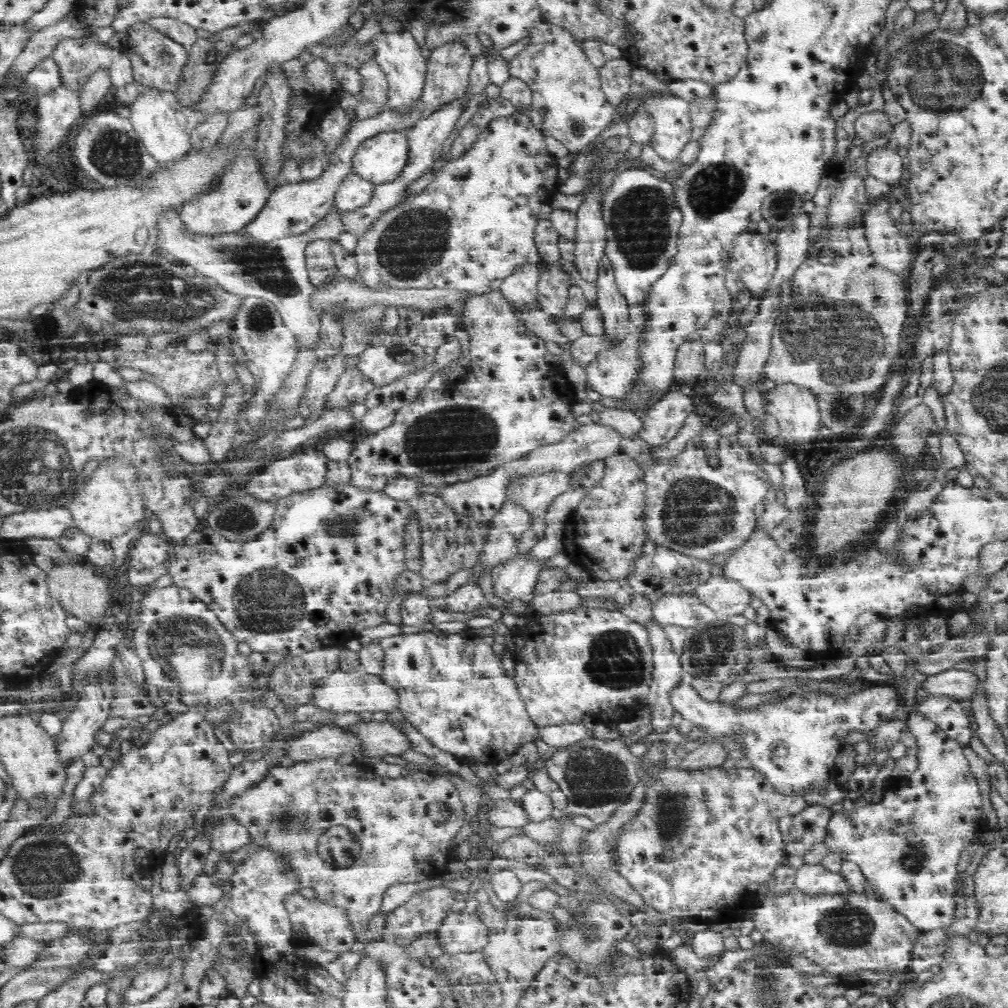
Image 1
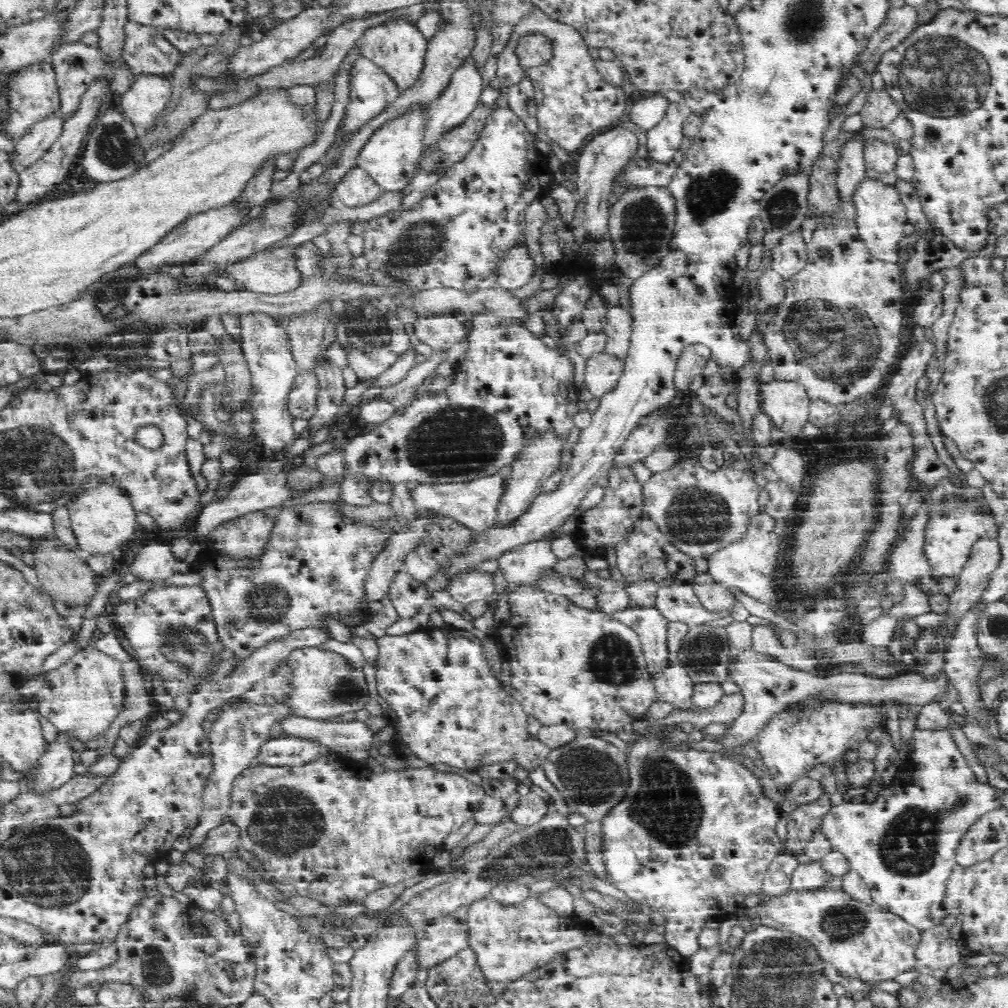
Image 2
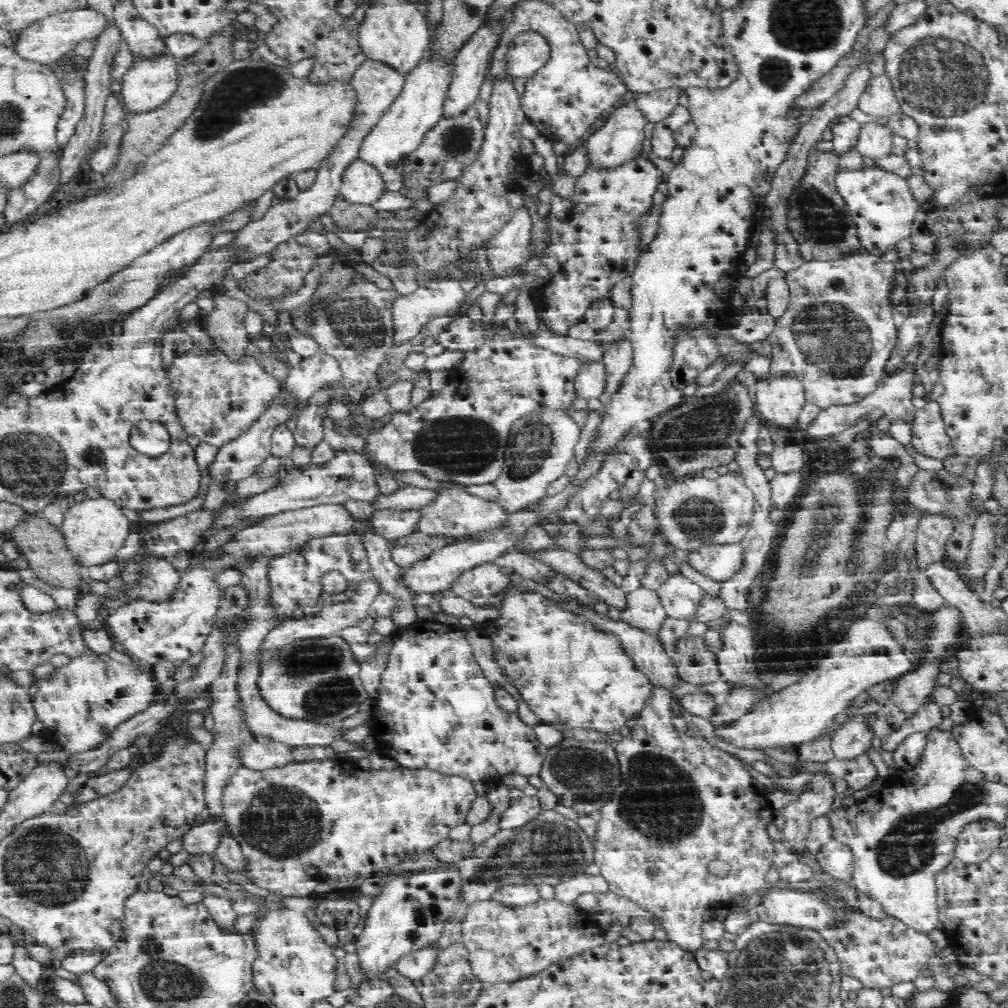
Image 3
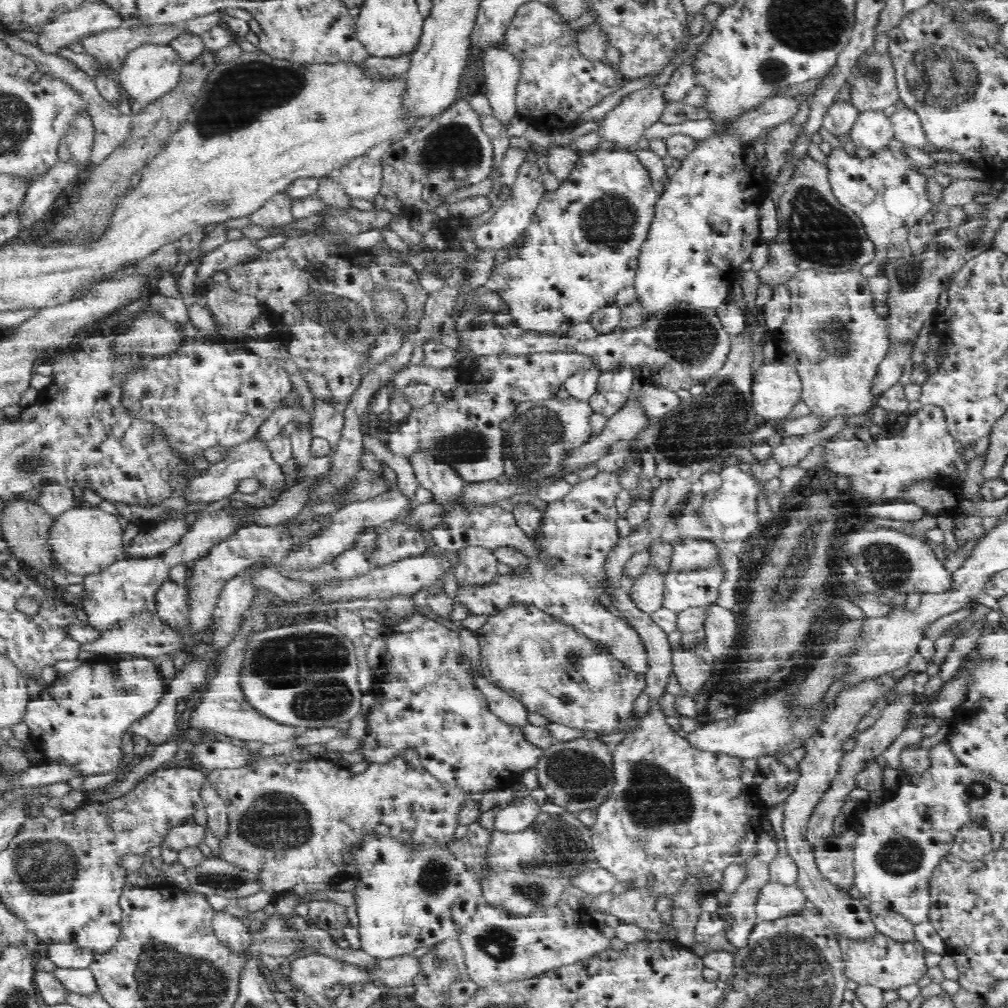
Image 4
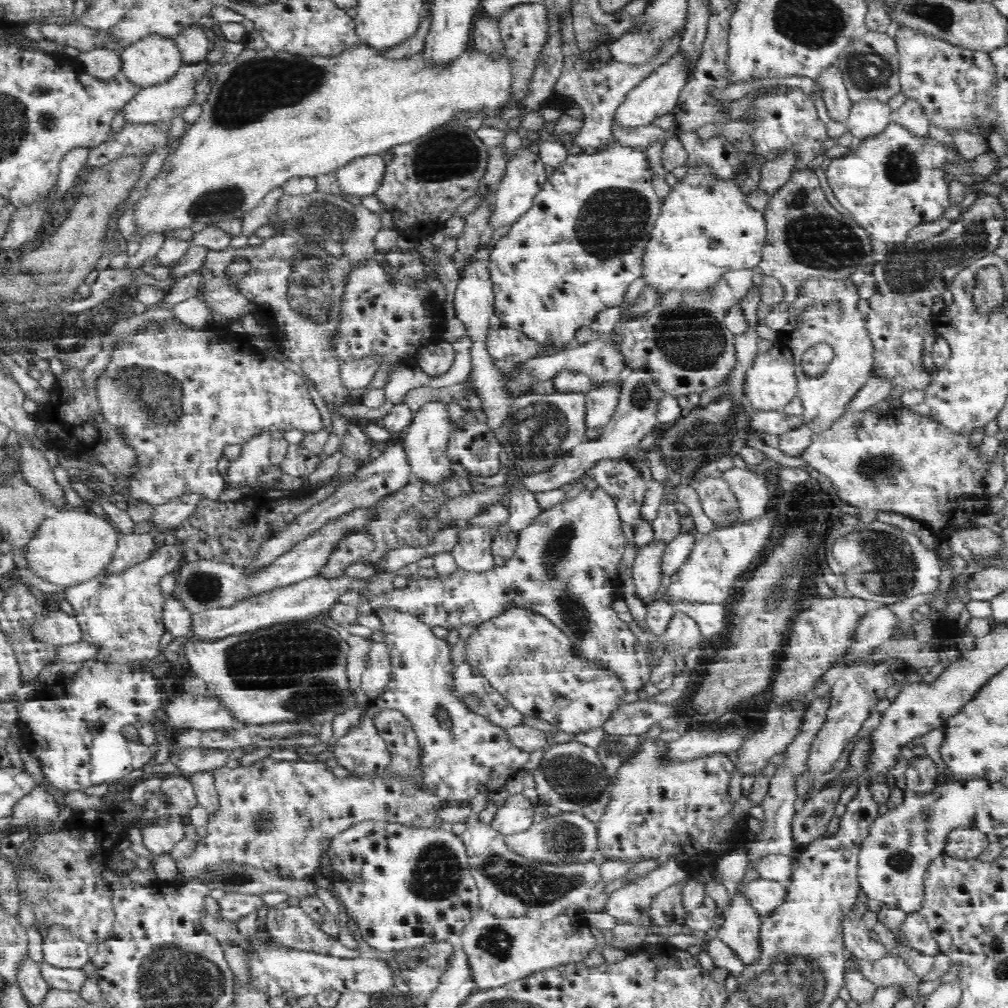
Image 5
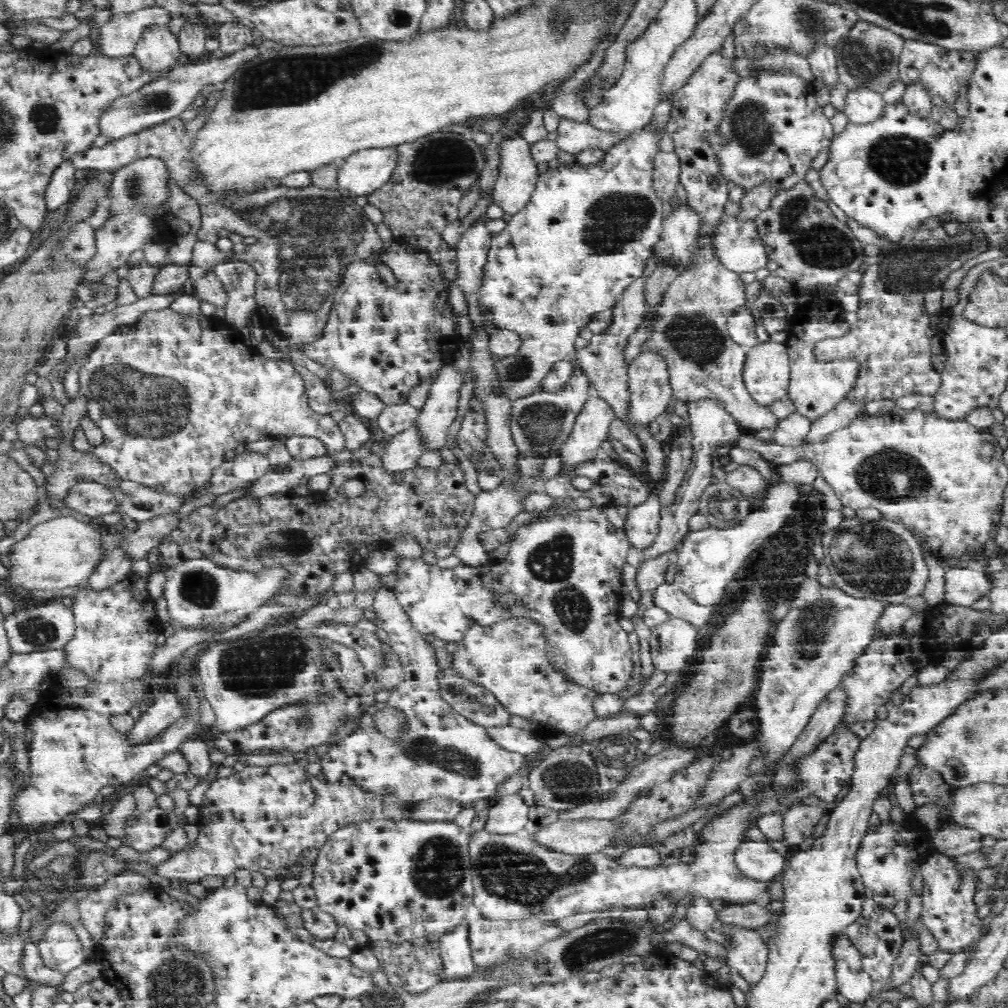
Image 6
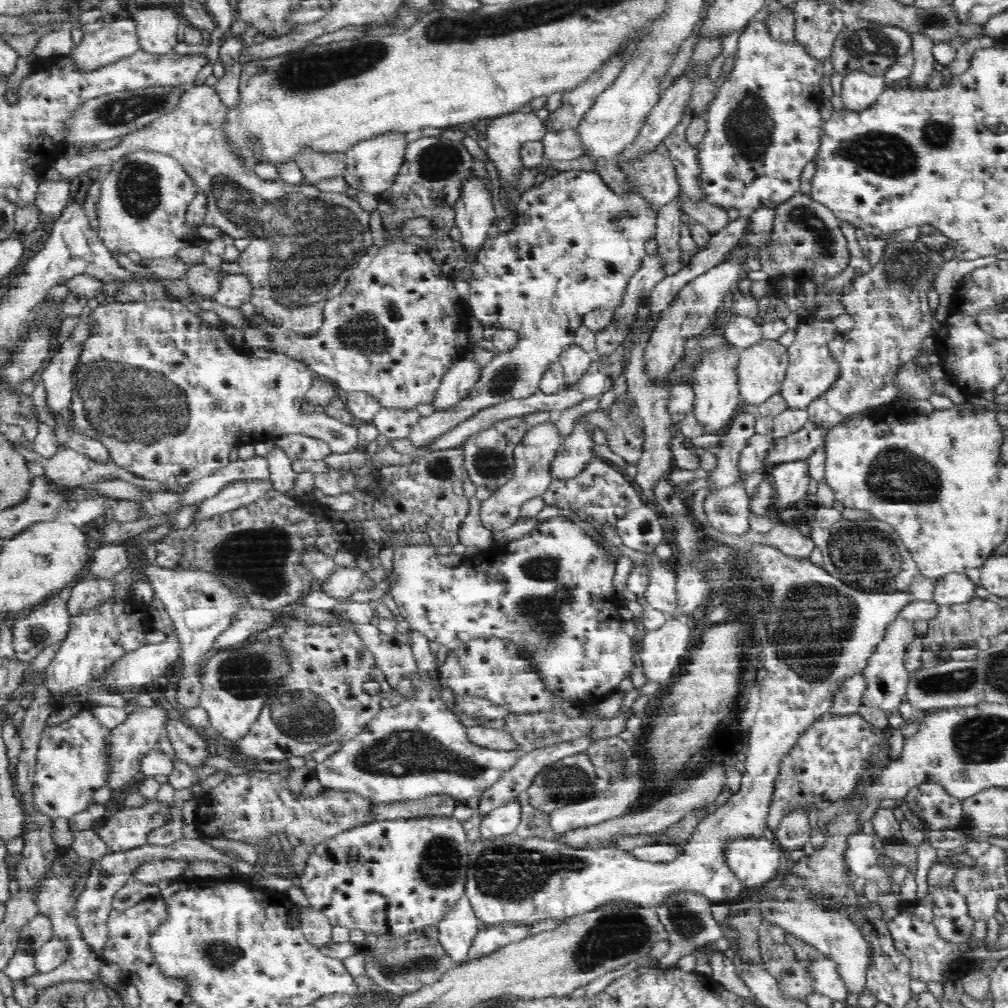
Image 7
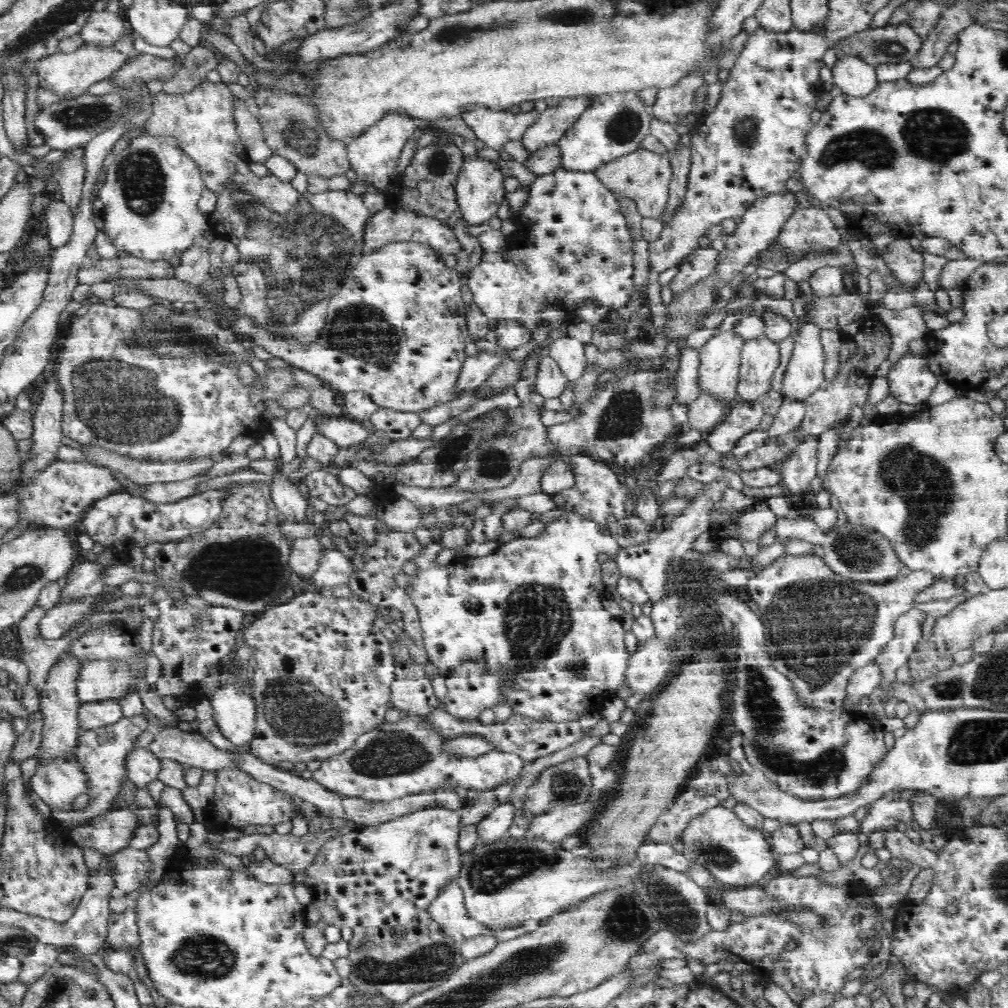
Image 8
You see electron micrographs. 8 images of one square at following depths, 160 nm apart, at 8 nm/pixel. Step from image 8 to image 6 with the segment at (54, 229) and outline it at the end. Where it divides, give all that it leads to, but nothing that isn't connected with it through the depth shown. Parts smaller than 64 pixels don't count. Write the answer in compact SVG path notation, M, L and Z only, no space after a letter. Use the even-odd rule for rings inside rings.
M70 159L56 167L50 184L46 188L45 197L48 210L56 210L69 202L75 184L74 172L76 172L76 167L73 166Z

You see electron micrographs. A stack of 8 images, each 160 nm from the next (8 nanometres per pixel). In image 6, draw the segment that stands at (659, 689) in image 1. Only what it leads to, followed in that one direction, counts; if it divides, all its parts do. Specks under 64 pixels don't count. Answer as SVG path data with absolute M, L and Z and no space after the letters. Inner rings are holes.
M698 400L687 404L690 419L690 432L692 433L693 455L690 466L686 471L682 485L676 496L676 503L673 506L663 507L661 511L661 522L659 534L646 550L640 552L642 562L653 560L654 558L675 550L682 540L689 534L689 520L696 515L699 510L700 498L703 492L712 482L712 468L717 463L714 459L716 450L724 446L733 446L746 433L739 427L737 421L728 414L715 400Z

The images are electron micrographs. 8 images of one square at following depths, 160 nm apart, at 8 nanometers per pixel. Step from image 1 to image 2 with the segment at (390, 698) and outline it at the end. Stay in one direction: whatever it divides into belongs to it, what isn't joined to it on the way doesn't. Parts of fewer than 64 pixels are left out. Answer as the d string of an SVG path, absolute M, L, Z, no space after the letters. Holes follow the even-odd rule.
M305 647L291 650L286 659L294 669L296 690L284 703L290 705L298 716L326 720L346 712L362 710L372 700L363 670L352 669L341 654L322 652L317 647Z

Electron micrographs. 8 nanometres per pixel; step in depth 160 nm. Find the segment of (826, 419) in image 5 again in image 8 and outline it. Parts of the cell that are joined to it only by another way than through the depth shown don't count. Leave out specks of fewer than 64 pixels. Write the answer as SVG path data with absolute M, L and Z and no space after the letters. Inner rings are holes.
M805 322L798 336L782 381L782 392L790 401L805 401L824 384L826 356L820 323Z

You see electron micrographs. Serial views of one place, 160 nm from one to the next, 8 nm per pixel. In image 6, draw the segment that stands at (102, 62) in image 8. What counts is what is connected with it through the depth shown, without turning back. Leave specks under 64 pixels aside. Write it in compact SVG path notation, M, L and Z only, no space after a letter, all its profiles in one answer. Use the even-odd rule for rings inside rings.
M157 4L127 15L115 15L101 27L101 52L110 58L133 55L135 46L149 27L168 27L174 17Z

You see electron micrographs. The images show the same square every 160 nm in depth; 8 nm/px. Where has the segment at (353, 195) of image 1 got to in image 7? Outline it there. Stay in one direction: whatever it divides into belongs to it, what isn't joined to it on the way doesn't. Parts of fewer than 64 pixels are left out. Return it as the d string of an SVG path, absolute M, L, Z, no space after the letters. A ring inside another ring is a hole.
M384 134L384 136L364 140L352 146L346 153L346 166L343 172L345 182L357 192L377 195L392 186L400 167L405 160L405 150L408 142L403 134Z

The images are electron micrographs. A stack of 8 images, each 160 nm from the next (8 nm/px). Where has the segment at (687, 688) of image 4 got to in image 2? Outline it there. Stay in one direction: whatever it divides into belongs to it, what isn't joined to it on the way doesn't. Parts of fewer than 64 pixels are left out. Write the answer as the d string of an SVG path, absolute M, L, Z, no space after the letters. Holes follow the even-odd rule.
M702 624L689 628L678 652L678 663L695 683L731 680L730 638L726 627Z

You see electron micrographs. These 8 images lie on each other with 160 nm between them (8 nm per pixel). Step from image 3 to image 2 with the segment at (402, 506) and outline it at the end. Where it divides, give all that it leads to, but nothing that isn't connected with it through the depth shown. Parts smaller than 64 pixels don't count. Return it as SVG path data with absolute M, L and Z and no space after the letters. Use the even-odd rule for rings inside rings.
M500 469L497 474L469 480L444 484L422 484L410 490L420 511L428 510L438 515L448 516L476 533L492 531L496 525L496 516L501 497L505 494L508 469Z

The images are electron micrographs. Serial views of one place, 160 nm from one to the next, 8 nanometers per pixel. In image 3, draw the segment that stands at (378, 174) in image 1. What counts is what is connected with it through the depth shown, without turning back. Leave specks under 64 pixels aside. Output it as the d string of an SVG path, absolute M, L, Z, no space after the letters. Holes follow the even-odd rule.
M425 52L420 65L405 78L405 86L400 97L396 98L388 112L380 117L375 127L365 136L358 159L372 165L380 173L386 190L398 192L404 187L406 171L401 163L420 149L424 136L440 122L441 106L450 86L453 65L454 62L446 65L440 59L432 59L429 52Z

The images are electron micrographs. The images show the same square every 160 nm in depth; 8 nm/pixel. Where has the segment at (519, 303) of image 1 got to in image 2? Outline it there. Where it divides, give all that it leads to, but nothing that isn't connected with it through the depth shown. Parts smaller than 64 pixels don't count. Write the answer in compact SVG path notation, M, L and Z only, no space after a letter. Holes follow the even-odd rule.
M518 246L510 252L506 252L504 262L500 262L500 276L497 286L504 290L518 290L525 287L534 274L534 261L530 257L529 249Z

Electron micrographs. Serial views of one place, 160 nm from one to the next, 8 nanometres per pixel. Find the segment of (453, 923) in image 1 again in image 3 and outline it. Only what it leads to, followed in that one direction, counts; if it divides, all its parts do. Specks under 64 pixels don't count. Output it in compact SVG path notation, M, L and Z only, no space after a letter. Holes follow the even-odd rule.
M432 943L418 950L409 952L396 962L396 970L404 977L410 978L418 983L426 974L429 974L438 962L438 956L442 952L442 948L438 948L438 944ZM432 944L434 948L432 948Z

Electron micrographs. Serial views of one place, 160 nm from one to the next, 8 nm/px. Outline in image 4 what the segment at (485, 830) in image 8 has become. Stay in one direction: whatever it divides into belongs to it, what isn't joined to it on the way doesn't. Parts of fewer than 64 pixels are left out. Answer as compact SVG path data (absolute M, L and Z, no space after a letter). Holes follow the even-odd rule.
M529 794L516 797L505 808L497 812L494 830L500 832L520 832L530 827L538 818L540 806Z

